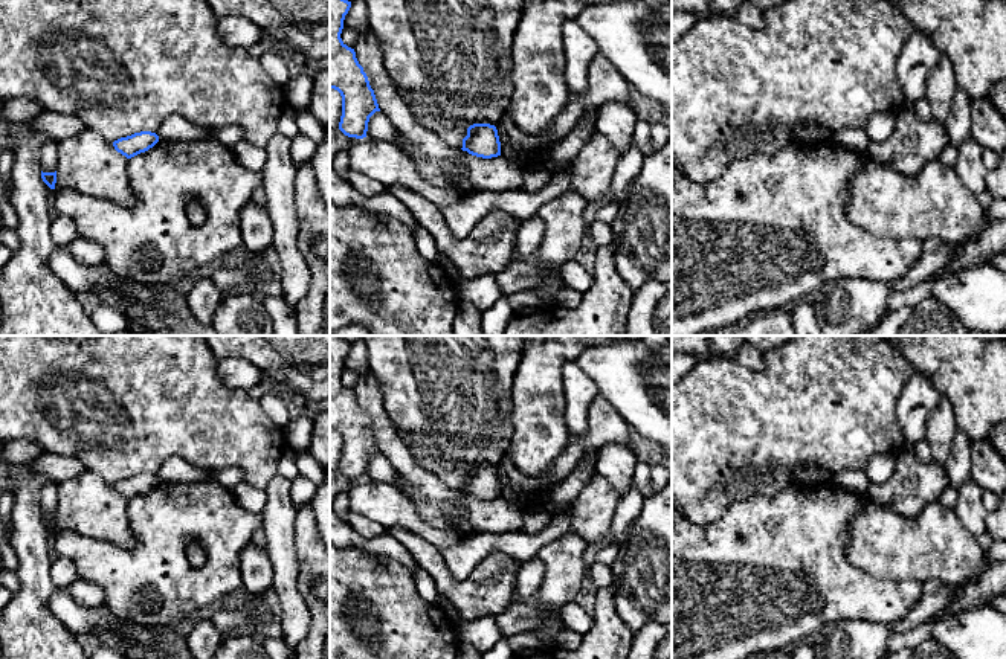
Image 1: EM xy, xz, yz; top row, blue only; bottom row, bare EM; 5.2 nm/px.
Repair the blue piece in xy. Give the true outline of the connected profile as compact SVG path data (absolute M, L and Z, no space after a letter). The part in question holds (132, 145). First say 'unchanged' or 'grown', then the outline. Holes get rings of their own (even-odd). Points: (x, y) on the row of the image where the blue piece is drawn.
unchanged; M140 131L114 140L113 146L122 156L125 156L127 159L131 159L140 153L148 151L157 142L159 142L159 136L156 133Z

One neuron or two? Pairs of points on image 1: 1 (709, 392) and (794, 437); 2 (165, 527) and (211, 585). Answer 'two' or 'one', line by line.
1: one
2: one

